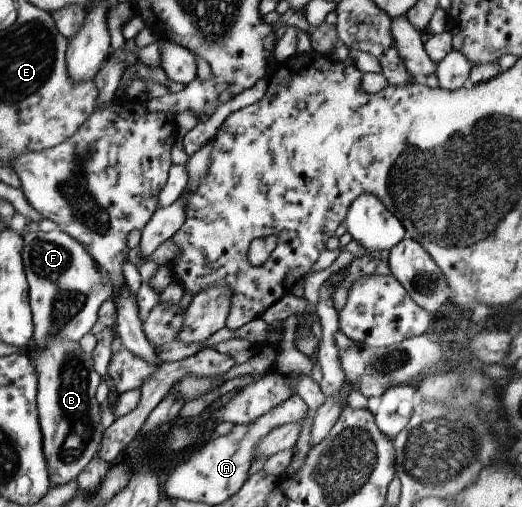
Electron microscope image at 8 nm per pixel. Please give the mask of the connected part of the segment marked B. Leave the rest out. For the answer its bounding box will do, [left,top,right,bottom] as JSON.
[34,338,103,488]

